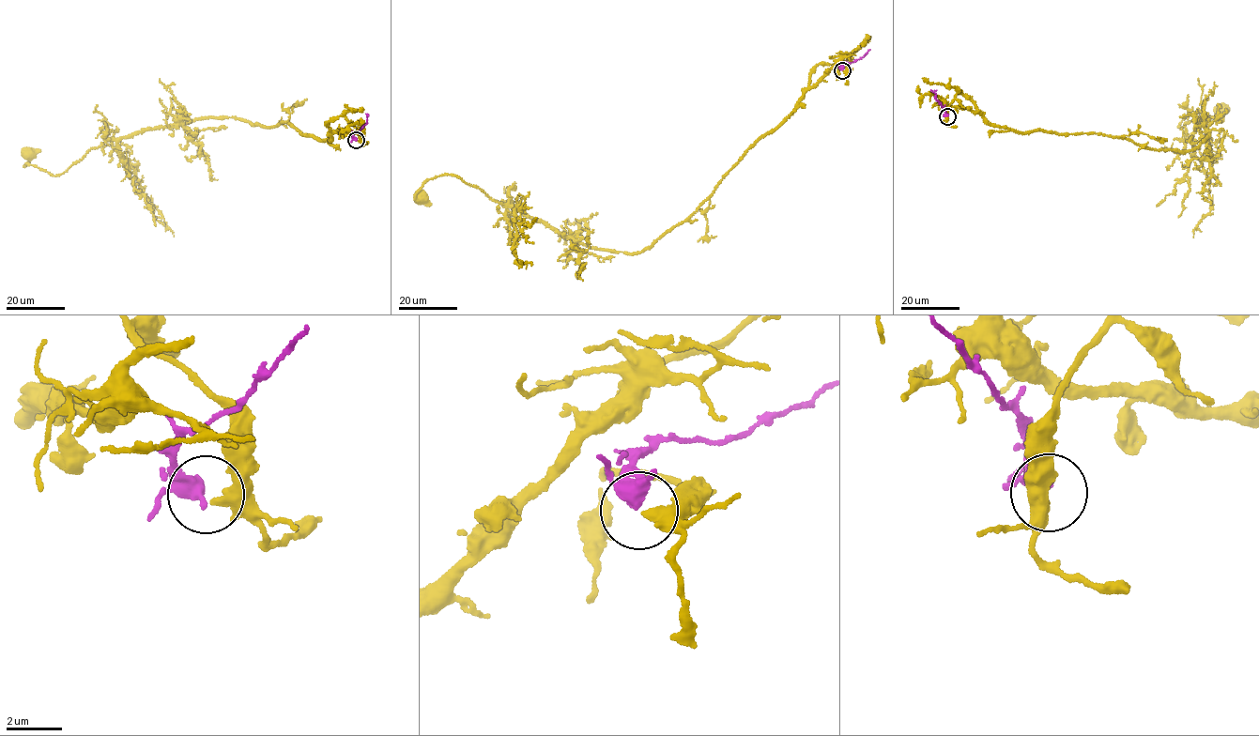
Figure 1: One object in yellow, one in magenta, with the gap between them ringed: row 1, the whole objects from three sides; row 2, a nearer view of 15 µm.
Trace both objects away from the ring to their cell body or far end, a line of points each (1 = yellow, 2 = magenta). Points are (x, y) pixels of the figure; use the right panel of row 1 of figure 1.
1: (947, 117), (960, 90), (1001, 127), (1181, 152), (1210, 133), (1200, 117), (1179, 127), (1184, 119), (1221, 110)
2: (947, 116), (935, 94), (930, 90)

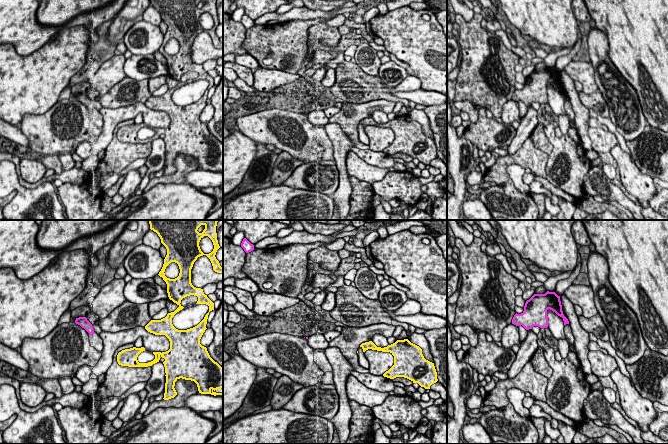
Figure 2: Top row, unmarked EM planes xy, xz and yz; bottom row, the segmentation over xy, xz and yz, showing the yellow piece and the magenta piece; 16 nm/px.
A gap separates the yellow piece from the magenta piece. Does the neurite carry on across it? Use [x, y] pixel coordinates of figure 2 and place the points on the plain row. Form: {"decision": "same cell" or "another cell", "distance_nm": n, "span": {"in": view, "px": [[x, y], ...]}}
{"decision": "another cell", "distance_nm": 500, "span": {"in": "xy", "px": [[118, 129], [92, 110]]}}

